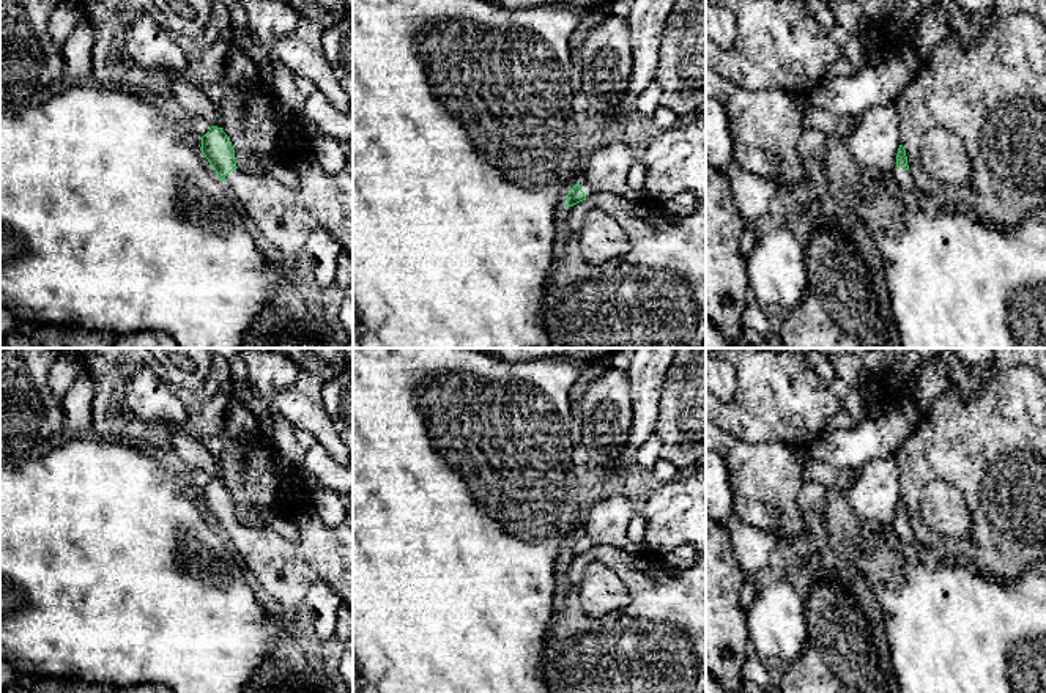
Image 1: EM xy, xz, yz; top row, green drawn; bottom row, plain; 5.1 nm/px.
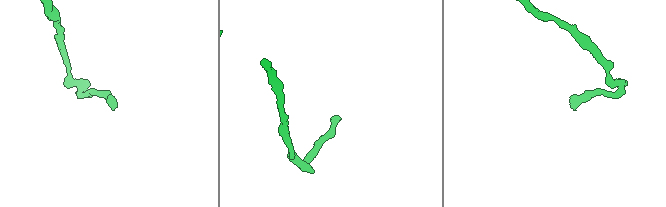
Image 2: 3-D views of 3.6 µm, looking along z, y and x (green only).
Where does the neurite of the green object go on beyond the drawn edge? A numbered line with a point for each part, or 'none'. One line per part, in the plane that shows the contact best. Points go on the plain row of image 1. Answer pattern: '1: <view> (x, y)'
1: xy (285, 569)

